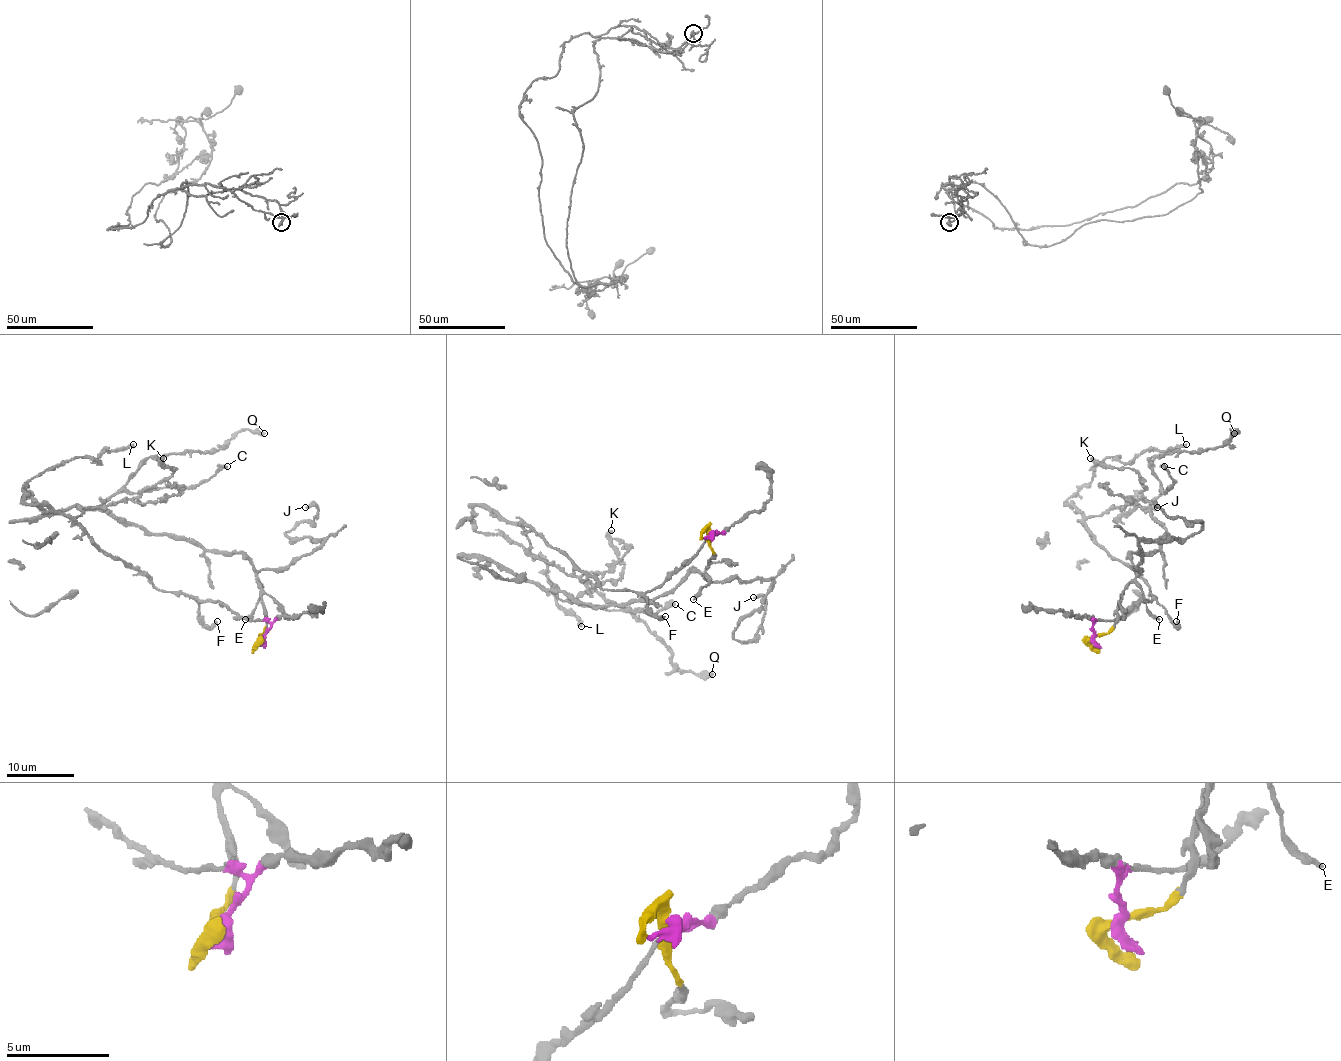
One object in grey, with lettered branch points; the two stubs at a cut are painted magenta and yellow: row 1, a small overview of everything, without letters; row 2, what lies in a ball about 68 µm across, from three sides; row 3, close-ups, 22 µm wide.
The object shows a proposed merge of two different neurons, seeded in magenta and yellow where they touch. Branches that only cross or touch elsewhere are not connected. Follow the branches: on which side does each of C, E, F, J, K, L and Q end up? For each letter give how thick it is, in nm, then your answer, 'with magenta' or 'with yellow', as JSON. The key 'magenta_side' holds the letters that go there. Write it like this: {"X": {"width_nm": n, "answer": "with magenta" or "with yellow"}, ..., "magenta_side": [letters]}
{"C": {"width_nm": 440, "answer": "with yellow"}, "E": {"width_nm": 240, "answer": "with yellow"}, "F": {"width_nm": 320, "answer": "with magenta"}, "J": {"width_nm": 340, "answer": "with yellow"}, "K": {"width_nm": 380, "answer": "with magenta"}, "L": {"width_nm": 440, "answer": "with magenta"}, "Q": {"width_nm": 460, "answer": "with yellow"}, "magenta_side": ["F", "K", "L"]}

